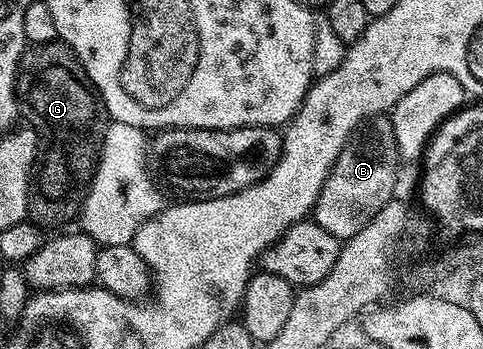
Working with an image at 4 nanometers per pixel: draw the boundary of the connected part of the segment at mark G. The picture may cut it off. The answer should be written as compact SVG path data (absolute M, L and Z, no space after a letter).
M59 39L50 43L42 43L41 45L28 45L24 54L20 56L20 67L16 70L16 99L19 108L22 110L27 124L36 133L36 137L40 141L40 152L38 154L38 172L33 176L30 182L30 200L28 202L28 217L32 224L41 227L47 225L64 225L67 221L75 222L79 218L80 211L84 207L84 200L88 197L88 189L92 186L92 175L96 168L98 154L100 151L100 142L102 140L102 124L100 125L100 113L102 117L102 102L100 94L96 92L96 86L92 84L92 80L86 75L86 71L82 67L82 63L76 57L76 52L66 44L65 41Z

